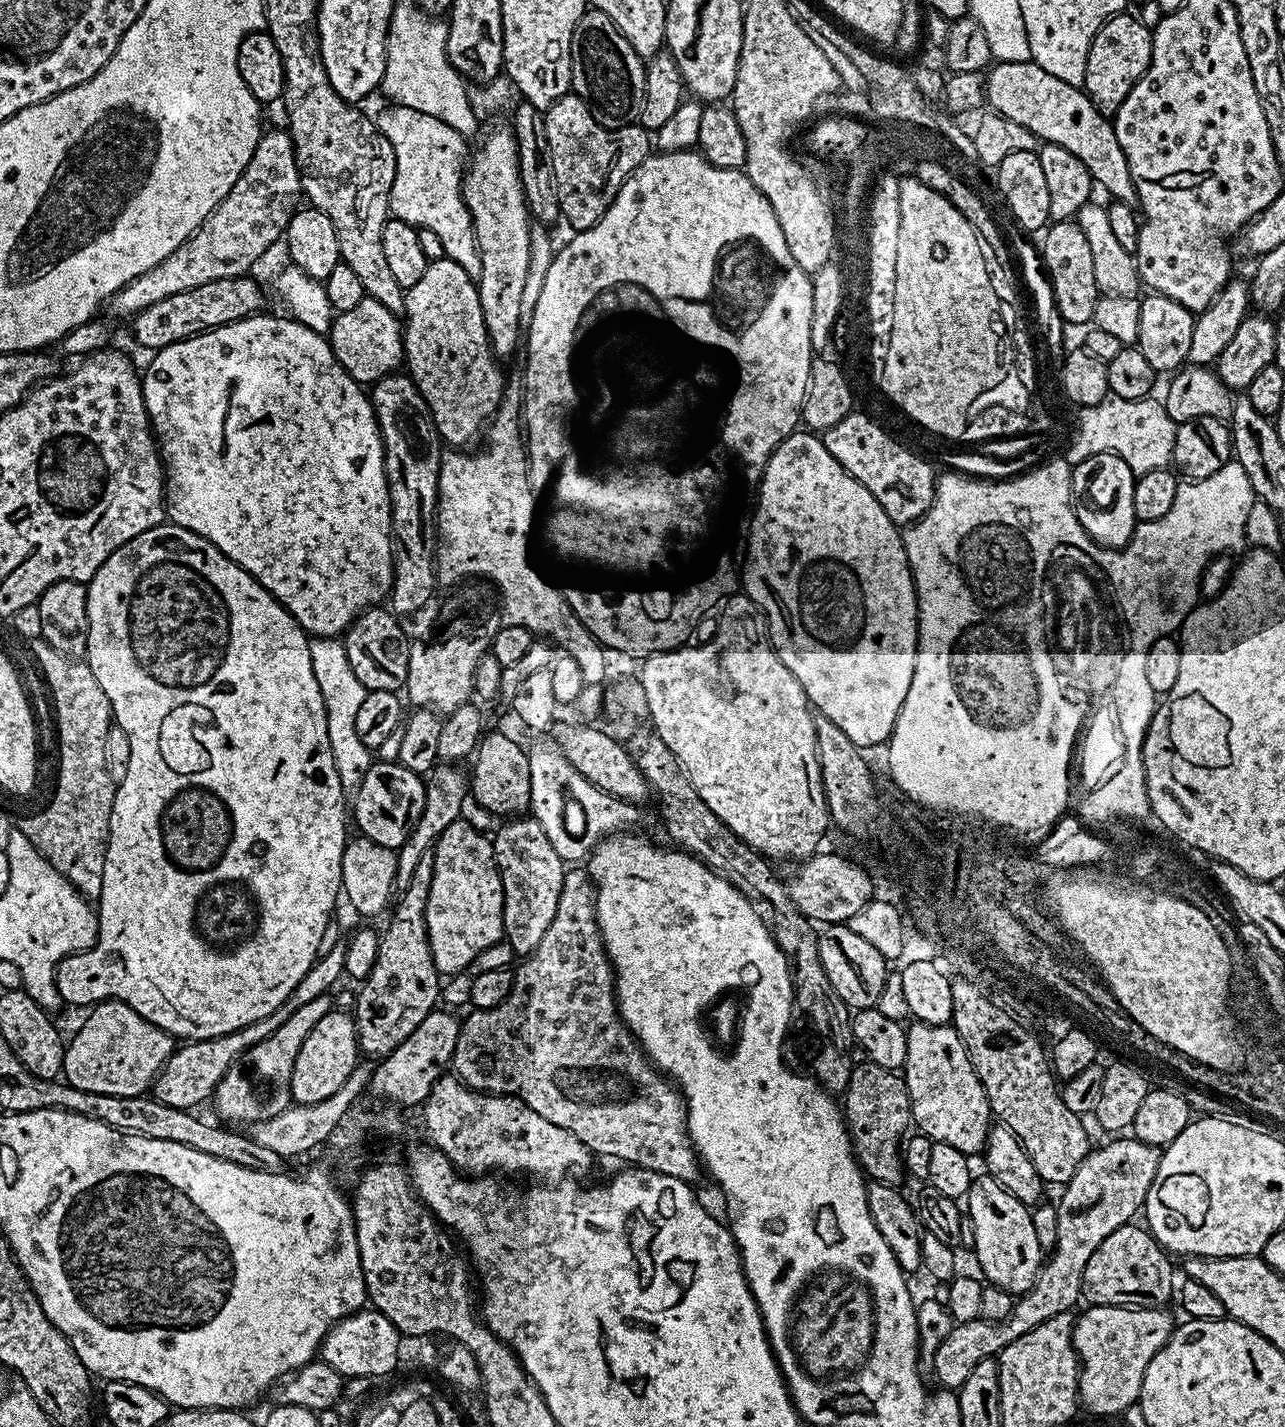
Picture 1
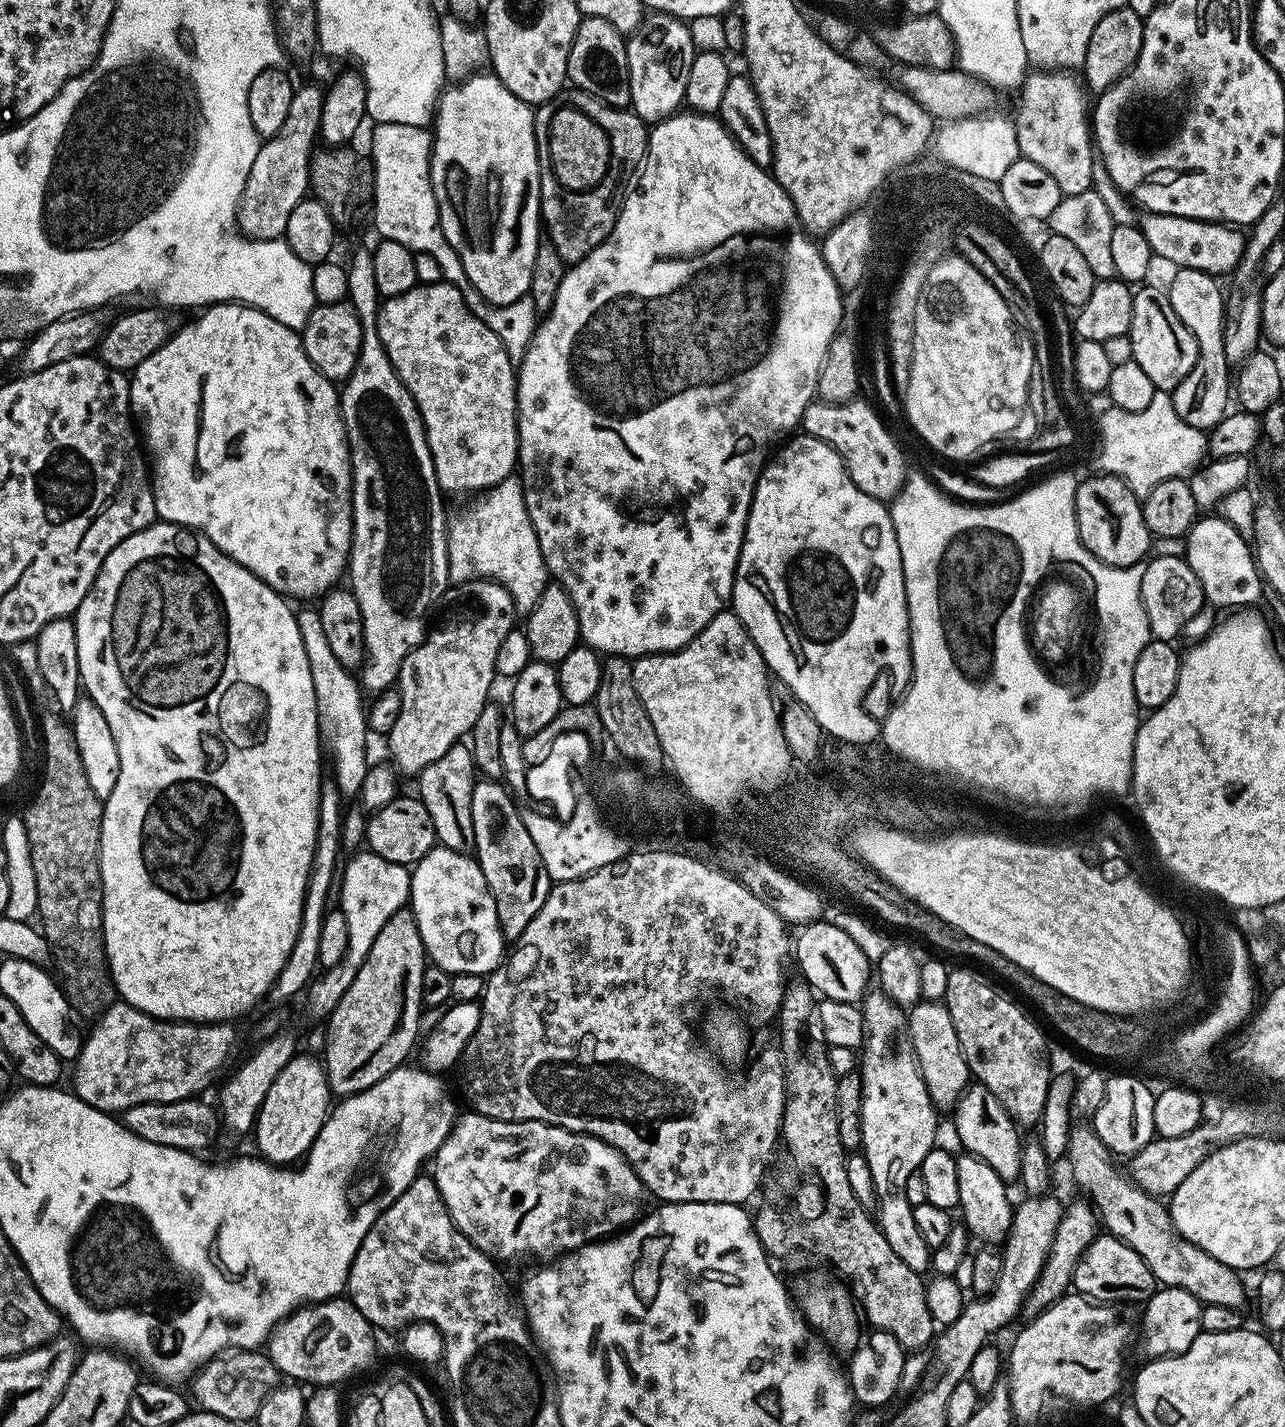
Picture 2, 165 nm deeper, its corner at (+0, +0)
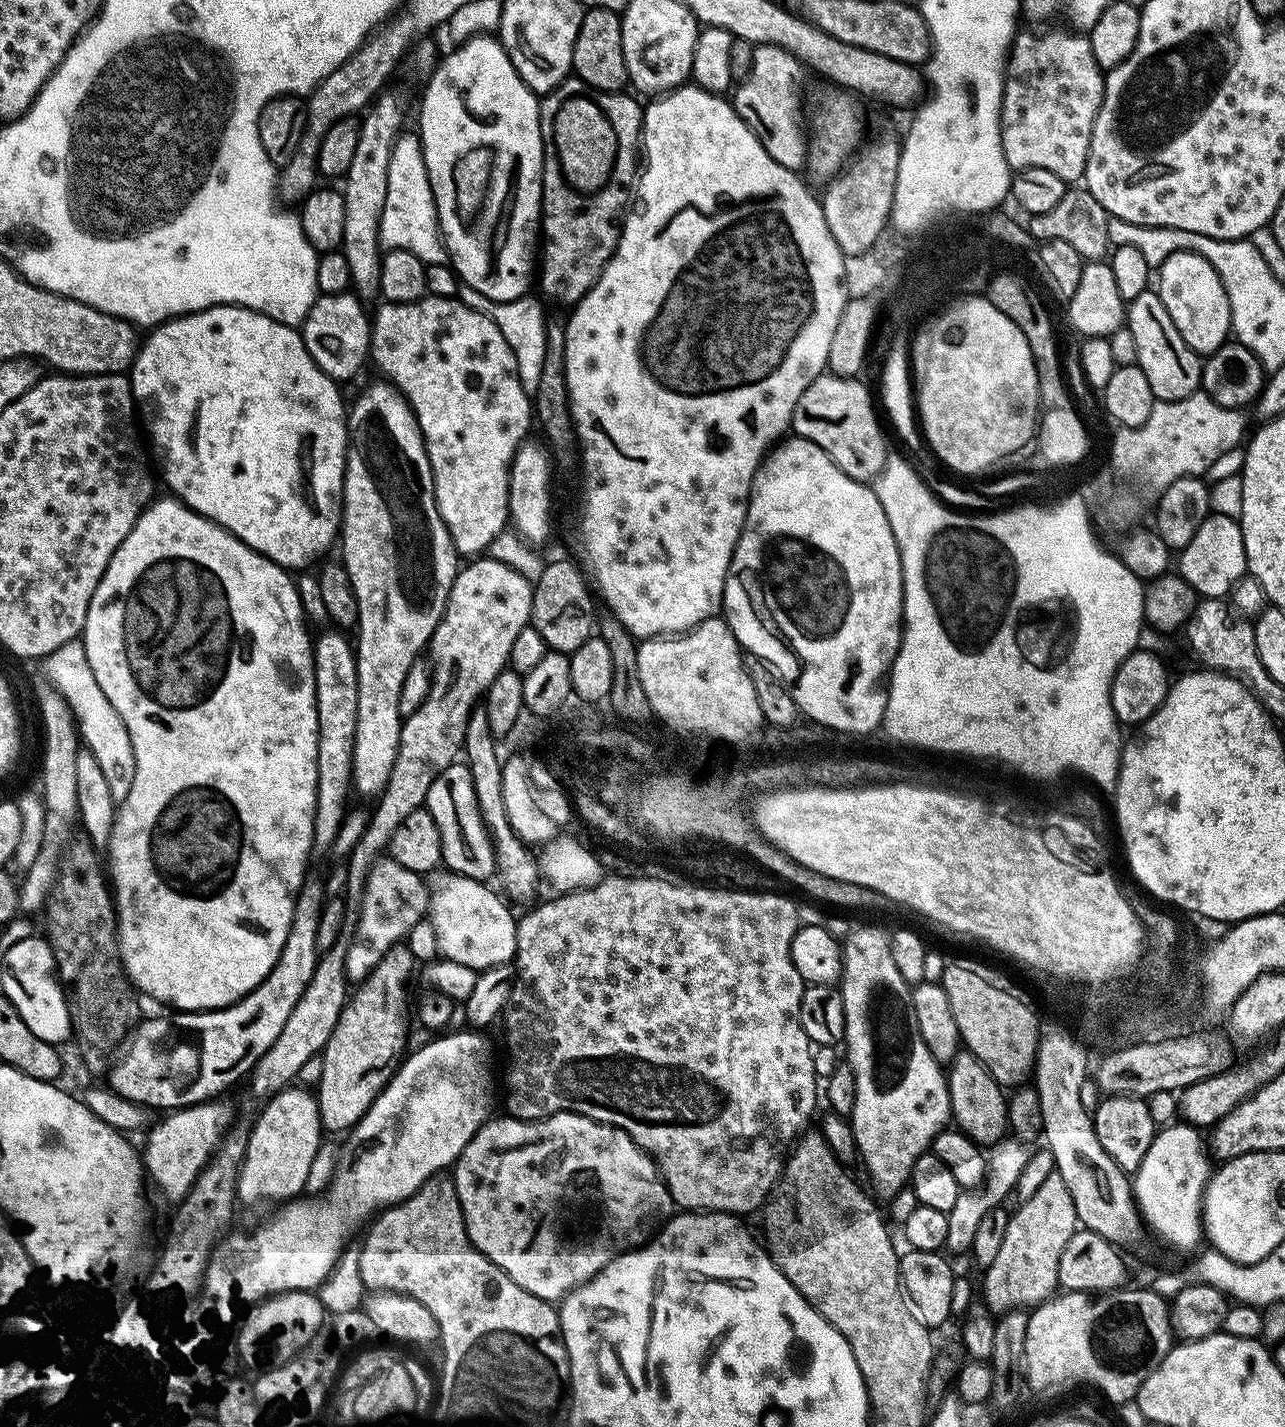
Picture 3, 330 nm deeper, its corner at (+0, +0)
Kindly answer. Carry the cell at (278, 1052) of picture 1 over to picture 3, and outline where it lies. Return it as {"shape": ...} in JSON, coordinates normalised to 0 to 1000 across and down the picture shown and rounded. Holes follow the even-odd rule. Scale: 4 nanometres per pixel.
{"shape":[[[296,601],[286,614],[283,625],[283,635],[280,638],[280,646],[274,658],[272,669],[269,670],[269,683],[272,687],[282,688],[292,680],[294,674],[327,644],[331,644],[335,636],[335,622],[330,620],[331,615],[322,610],[316,610],[309,603]]]}

